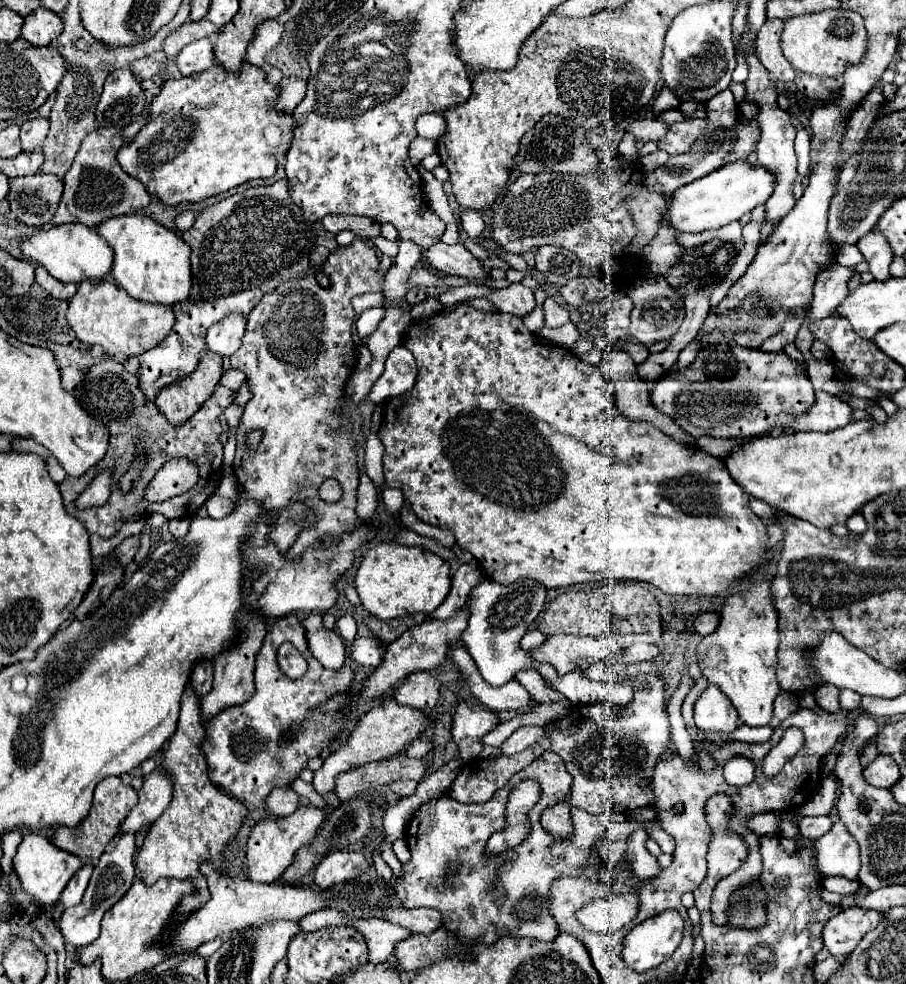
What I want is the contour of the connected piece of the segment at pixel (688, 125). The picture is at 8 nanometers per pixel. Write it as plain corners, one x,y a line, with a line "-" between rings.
690,117
680,123
672,123
668,133
658,141
658,149
666,151
668,155
688,153
688,149
692,149
696,139
702,135
706,123
708,119
698,119
698,117

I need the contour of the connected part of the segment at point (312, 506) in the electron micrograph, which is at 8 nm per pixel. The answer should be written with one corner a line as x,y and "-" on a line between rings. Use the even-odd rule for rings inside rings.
360,239
346,247
336,247
328,255
324,265
308,269
300,279
282,281
272,293
266,293
260,299
260,303
248,313
246,335
240,349
230,357
232,369
240,369
246,375
252,393
252,399
246,403
244,415
238,425
236,457
232,463
234,477
242,485
242,497
256,501
262,507
262,515
276,515
296,501
306,505
316,515
316,523
304,529
296,537
296,543
288,549
288,563
300,561
304,551
316,541
322,541
324,537
340,537
342,533
356,529
356,443
350,435
348,419
340,417
338,409
344,397
344,385
356,365
356,349
352,341
352,323
356,319
356,313
350,305
350,299
354,295
384,289
384,275
378,271
378,265
380,263
374,249
-
320,273
328,277
326,287
318,283
-
250,429
264,431
258,449
250,449
244,443
-
328,477
338,479
342,485
344,497
338,503
324,503
316,493
316,487

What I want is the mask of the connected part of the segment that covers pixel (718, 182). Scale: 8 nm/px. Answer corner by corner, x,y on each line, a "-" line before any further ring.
736,161
724,165
716,173
702,177
700,181
692,181
692,185
684,185
684,189
676,189
676,193
668,199
664,221
678,233
702,233
710,229
720,229
744,213
752,211
756,205
764,205
766,199
774,191
774,177
760,165
750,165
748,161

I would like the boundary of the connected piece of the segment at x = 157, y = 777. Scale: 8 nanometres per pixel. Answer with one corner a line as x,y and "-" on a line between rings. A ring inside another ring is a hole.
156,767
150,775
144,777
144,785
138,795
138,805
120,823
120,835
126,831
136,833
142,827
148,827
164,813
172,799
172,781
160,771
160,767

